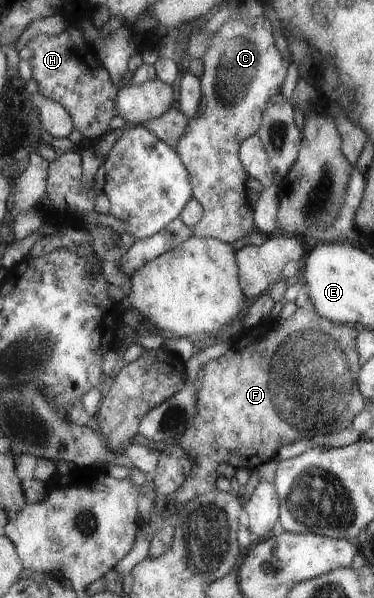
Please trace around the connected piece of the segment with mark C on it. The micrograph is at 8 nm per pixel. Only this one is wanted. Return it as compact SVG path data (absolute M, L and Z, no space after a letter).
M257 16L251 26L235 20L223 22L207 38L207 48L199 59L203 64L203 74L199 80L201 99L195 115L188 119L183 136L175 142L173 152L190 177L191 197L201 206L203 212L199 222L192 228L192 235L212 237L231 244L247 236L249 232L255 231L251 212L247 210L248 202L245 195L247 174L239 164L237 150L245 138L256 135L261 122L261 110L267 98L280 91L279 82L285 76L287 62L281 62L281 54L277 52L271 38L271 26L263 16Z

